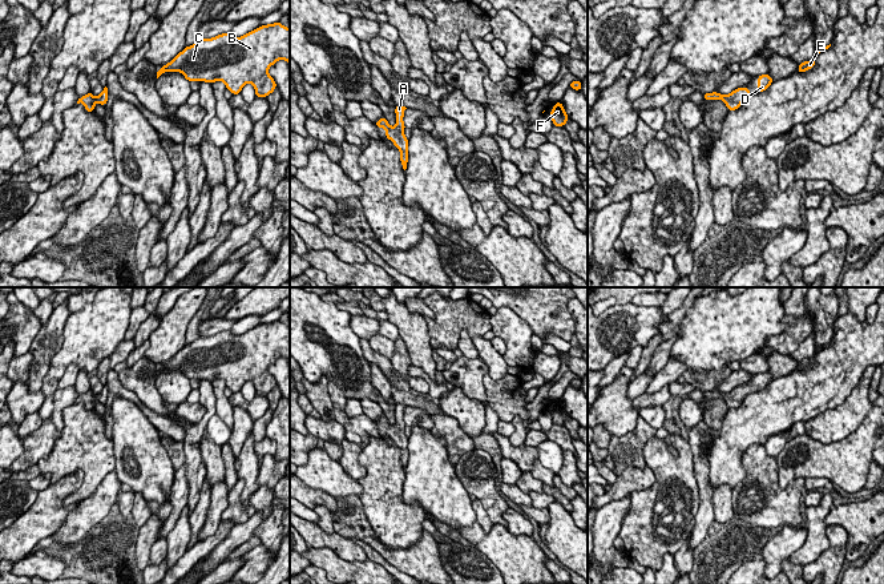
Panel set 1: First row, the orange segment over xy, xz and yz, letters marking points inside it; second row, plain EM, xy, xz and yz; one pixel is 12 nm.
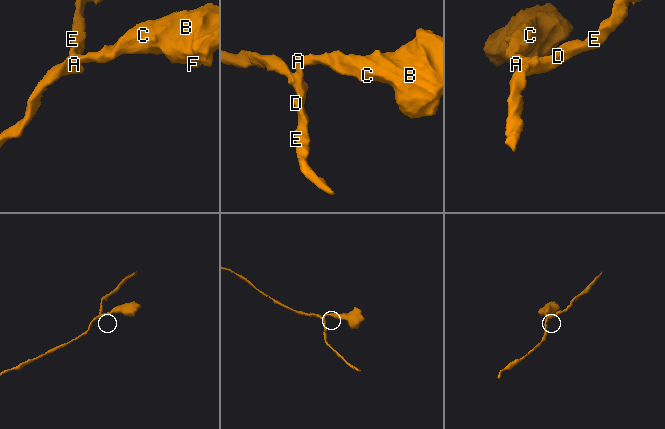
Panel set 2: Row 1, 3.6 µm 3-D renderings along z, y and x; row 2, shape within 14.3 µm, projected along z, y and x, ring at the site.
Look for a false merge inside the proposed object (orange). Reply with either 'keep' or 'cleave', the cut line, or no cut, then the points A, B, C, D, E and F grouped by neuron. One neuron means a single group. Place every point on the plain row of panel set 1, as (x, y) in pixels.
keep | no cut | A B C D E F

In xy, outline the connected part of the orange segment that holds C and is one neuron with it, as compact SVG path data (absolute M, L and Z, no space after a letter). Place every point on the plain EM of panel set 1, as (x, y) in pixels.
M278 319L241 335L227 330L199 337L161 365L157 376L165 370L179 370L189 380L222 379L233 392L251 380L257 395L267 395L276 386L269 366L279 358L290 363L290 327Z

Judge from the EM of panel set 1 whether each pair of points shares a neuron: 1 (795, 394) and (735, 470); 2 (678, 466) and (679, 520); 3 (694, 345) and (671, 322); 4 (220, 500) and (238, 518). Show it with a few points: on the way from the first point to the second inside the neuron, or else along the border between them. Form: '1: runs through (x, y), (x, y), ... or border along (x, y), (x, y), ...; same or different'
1: runs through (775, 409), (735, 450); same
2: runs through (678, 479), (679, 507); same
3: border along (694, 302), (675, 334); different
4: border along (229, 492), (227, 507), (220, 520); different

